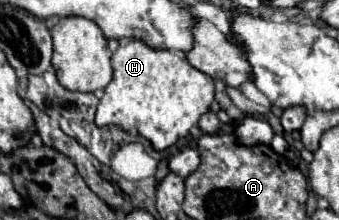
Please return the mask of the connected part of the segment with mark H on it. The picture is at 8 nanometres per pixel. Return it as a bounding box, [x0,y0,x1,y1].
[94,40,214,150]

